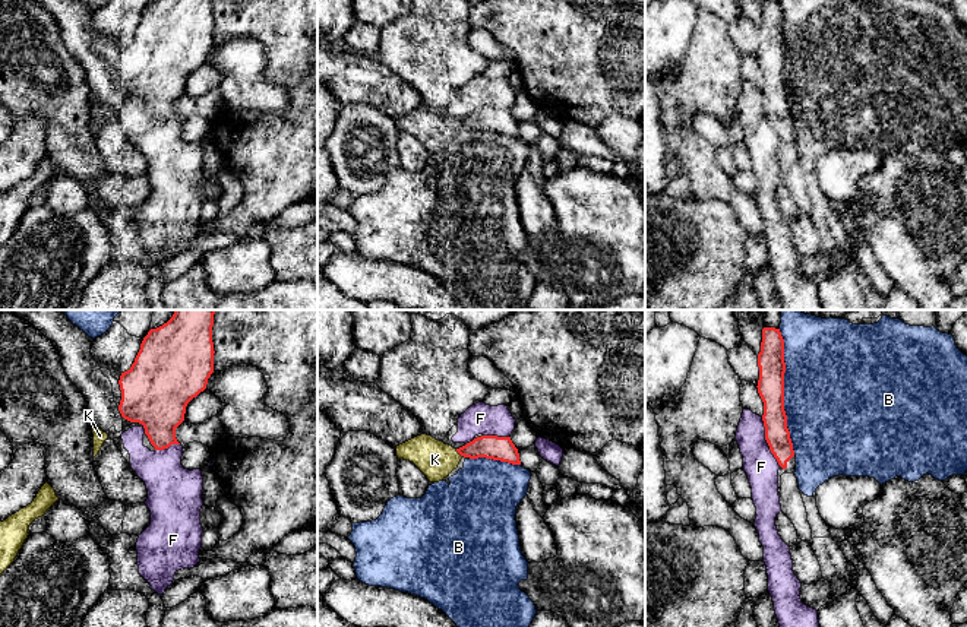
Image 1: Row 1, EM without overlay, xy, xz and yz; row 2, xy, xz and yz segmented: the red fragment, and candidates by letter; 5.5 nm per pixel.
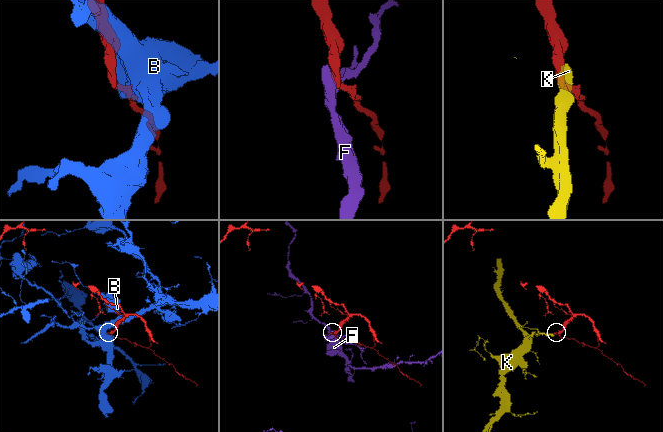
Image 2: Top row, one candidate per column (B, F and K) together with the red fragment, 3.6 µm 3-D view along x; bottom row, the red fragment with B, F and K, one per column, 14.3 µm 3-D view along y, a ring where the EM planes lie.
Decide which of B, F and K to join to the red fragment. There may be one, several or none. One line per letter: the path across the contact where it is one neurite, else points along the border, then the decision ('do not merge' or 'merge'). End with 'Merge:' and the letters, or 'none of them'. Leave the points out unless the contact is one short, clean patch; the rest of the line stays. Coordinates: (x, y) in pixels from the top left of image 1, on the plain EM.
B: do not merge
F: border yz (761, 89), (764, 111), (768, 117); do not merge
K: merge
Merge: K

